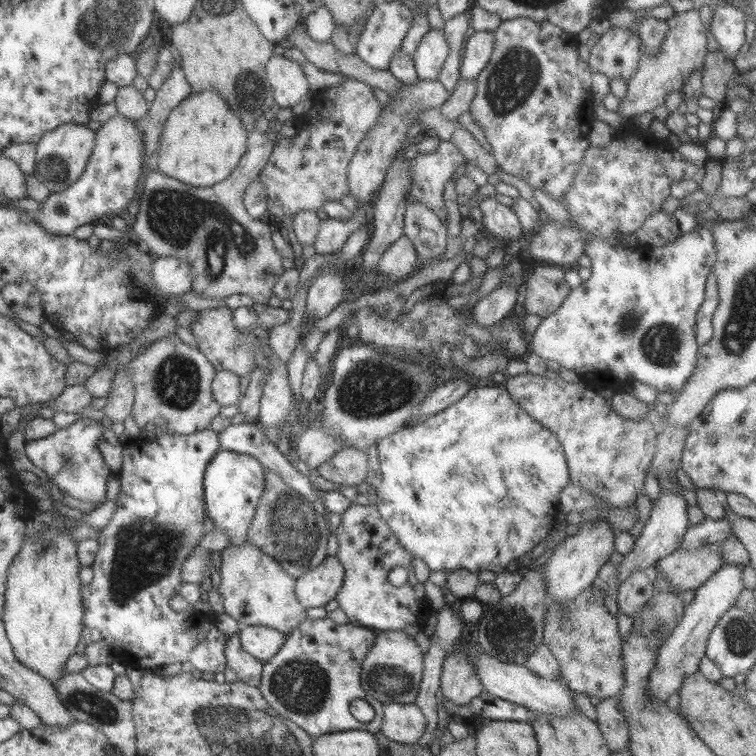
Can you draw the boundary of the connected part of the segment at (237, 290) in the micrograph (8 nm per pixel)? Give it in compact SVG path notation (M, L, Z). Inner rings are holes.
M255 129L249 133L246 152L232 174L222 182L210 187L194 188L180 182L162 171L150 166L147 171L144 188L140 194L139 212L133 227L134 237L138 243L146 244L147 250L159 257L173 256L190 262L193 266L193 290L204 298L226 298L232 294L246 294L255 303L268 304L274 285L282 274L281 254L275 249L272 240L272 226L260 220L250 218L243 196L246 187L260 176L264 165L273 153L275 138L273 135Z

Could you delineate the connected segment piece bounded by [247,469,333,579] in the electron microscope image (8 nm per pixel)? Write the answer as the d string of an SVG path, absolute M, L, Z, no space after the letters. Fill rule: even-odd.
M265 469L264 476L262 498L250 523L247 541L274 558L288 574L297 579L327 558L326 544L333 529L328 524L328 515L319 514L318 506L290 488L280 475Z

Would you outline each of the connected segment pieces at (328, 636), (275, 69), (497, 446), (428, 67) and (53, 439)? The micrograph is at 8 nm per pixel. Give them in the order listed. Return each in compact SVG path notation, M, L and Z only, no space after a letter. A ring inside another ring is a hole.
M328 617L316 620L307 618L291 630L282 648L264 663L258 686L264 699L278 715L292 720L313 738L341 730L367 730L376 734L383 723L383 704L362 688L360 671L361 662L374 644L377 633L376 629L362 627L354 622L337 624ZM356 699L365 700L373 706L375 716L370 722L360 722L350 713L350 705Z
M274 55L266 65L268 84L272 89L275 104L292 108L310 93L303 65L289 60L284 55Z
M499 384L480 386L479 388L472 387L464 398L452 406L447 406L430 418L422 419L422 422L414 426L403 427L394 435L378 441L377 446L380 464L377 468L378 487L375 490L377 501L374 504L378 507L381 517L386 521L389 529L402 543L403 548L412 556L424 560L431 572L446 571L448 573L463 569L475 572L477 575L484 570L500 574L505 571L512 560L516 561L525 554L532 553L534 548L549 536L549 531L558 522L560 497L567 489L571 488L568 461L566 461L561 443L550 430L532 419L532 416L514 400L505 386L500 387Z
M430 29L413 54L419 79L437 80L449 54L450 45L443 31Z
M82 417L68 428L57 429L46 439L26 440L23 453L34 466L49 476L59 490L66 491L69 496L82 502L96 503L100 507L106 502L106 482L113 474L98 450L102 428L100 420Z

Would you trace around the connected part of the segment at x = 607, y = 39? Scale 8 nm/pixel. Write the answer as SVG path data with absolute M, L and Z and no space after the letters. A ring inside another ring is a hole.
M613 27L596 39L596 45L591 48L590 58L587 63L591 73L598 71L606 75L610 81L612 79L624 79L628 83L630 77L638 71L642 55L641 38L637 28Z

